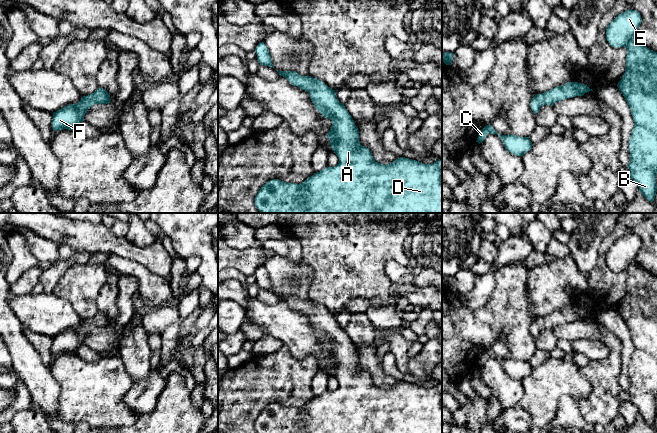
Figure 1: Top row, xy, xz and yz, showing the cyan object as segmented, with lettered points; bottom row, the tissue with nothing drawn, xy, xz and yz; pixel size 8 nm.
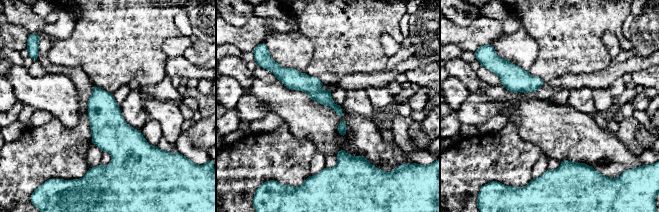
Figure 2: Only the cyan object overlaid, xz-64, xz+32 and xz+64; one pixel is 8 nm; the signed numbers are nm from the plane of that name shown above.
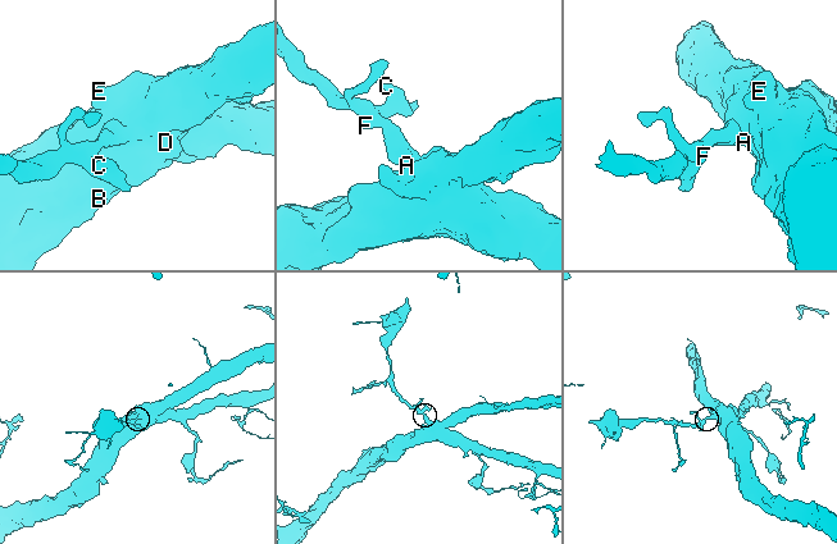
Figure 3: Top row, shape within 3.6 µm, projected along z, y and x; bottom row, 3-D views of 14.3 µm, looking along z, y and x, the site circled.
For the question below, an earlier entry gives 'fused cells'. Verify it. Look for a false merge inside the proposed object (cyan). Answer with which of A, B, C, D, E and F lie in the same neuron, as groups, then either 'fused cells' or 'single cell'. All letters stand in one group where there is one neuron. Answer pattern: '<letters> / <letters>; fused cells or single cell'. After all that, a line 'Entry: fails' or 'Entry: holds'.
A B C D E F; single cell
Entry: fails

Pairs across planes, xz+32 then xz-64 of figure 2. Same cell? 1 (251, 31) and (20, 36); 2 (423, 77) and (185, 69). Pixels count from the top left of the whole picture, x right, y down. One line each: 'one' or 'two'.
1: one
2: one

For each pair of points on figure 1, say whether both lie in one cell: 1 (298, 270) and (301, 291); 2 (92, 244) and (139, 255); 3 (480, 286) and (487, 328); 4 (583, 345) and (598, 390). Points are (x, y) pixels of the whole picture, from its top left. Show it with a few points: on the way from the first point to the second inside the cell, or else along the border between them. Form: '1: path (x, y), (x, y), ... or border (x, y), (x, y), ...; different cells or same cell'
1: path (298, 275), (298, 281), (301, 286); same cell
2: path (104, 244), (119, 245), (127, 250); same cell
3: border (494, 285), (483, 306), (467, 308), (461, 302); different cells
4: border (609, 348), (609, 353), (606, 356), (590, 359); different cells

